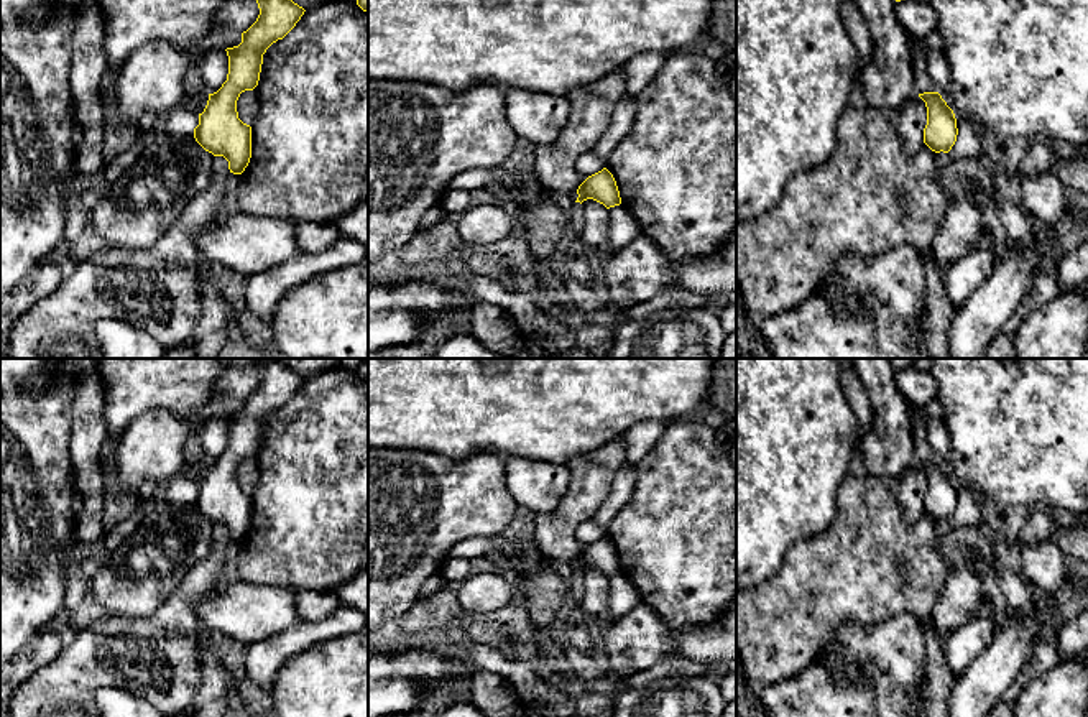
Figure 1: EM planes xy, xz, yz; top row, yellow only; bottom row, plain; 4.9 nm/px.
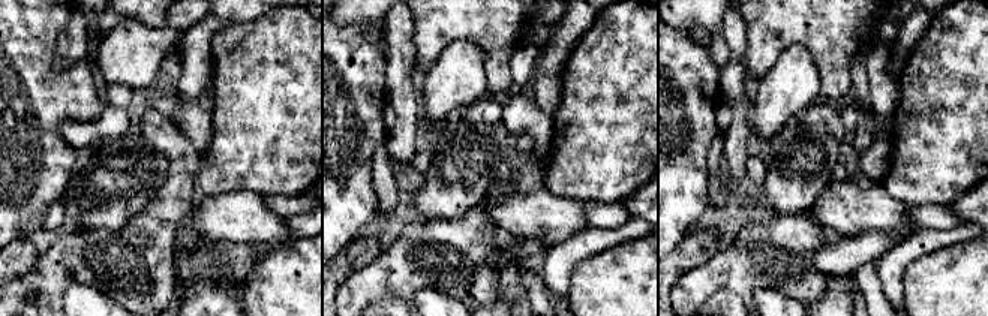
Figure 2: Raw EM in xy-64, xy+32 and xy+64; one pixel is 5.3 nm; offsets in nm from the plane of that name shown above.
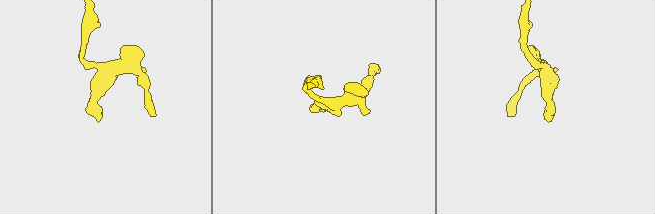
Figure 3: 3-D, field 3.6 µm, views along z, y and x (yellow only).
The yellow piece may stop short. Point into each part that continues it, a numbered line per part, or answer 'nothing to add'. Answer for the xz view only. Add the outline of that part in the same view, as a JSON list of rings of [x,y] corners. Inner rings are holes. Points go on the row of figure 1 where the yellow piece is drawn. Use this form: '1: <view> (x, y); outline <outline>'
nothing to add

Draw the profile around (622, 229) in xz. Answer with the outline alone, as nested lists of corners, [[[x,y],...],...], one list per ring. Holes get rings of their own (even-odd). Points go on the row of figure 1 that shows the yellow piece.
[[[621,204],[608,209],[606,234],[613,252],[626,247],[634,238],[643,235],[638,220]]]

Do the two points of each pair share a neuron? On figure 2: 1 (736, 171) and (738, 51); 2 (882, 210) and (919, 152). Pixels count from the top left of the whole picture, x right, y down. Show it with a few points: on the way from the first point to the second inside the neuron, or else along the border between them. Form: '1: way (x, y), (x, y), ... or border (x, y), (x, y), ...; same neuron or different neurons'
1: way (736, 141), (739, 132), (736, 81); same neuron
2: border (880, 184), (889, 195), (912, 207); different neurons

